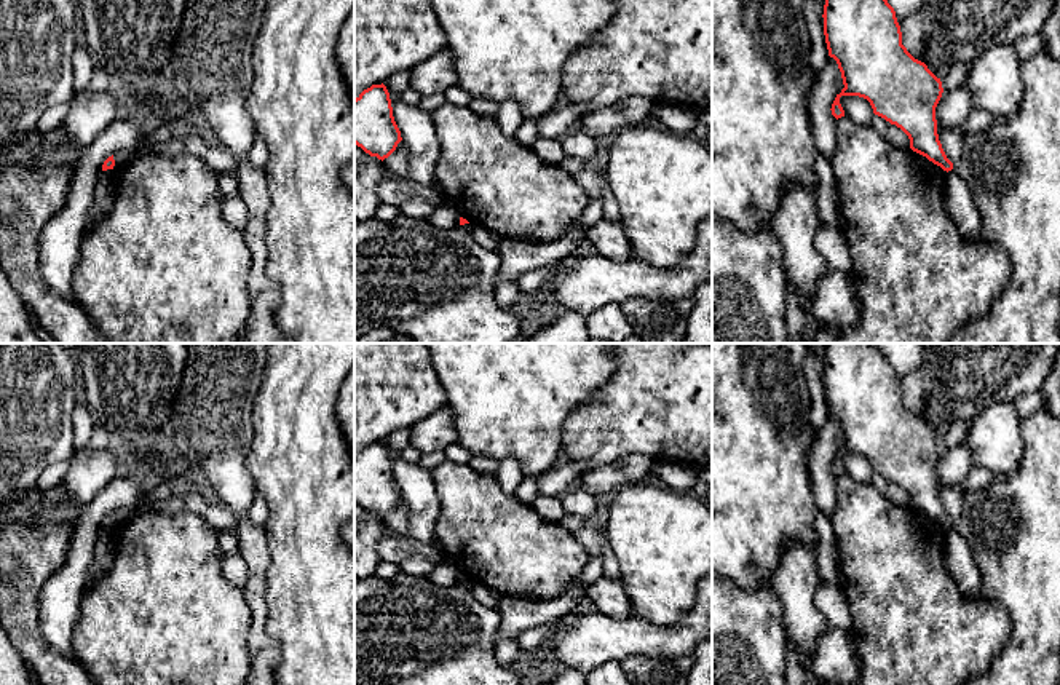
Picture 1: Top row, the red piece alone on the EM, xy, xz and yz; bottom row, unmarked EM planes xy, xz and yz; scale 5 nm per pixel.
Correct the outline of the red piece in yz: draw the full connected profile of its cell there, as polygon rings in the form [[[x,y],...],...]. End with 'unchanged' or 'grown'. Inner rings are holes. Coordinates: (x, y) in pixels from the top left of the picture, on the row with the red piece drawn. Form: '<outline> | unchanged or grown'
[[[825,0],[822,18],[829,56],[837,61],[844,85],[832,115],[844,117],[841,96],[864,97],[875,115],[908,136],[913,152],[951,171],[935,120],[942,81],[902,45],[888,0]]] | unchanged

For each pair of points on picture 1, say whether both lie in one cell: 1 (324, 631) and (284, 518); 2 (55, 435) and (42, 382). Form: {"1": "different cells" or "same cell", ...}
{"1": "same cell", "2": "same cell"}

